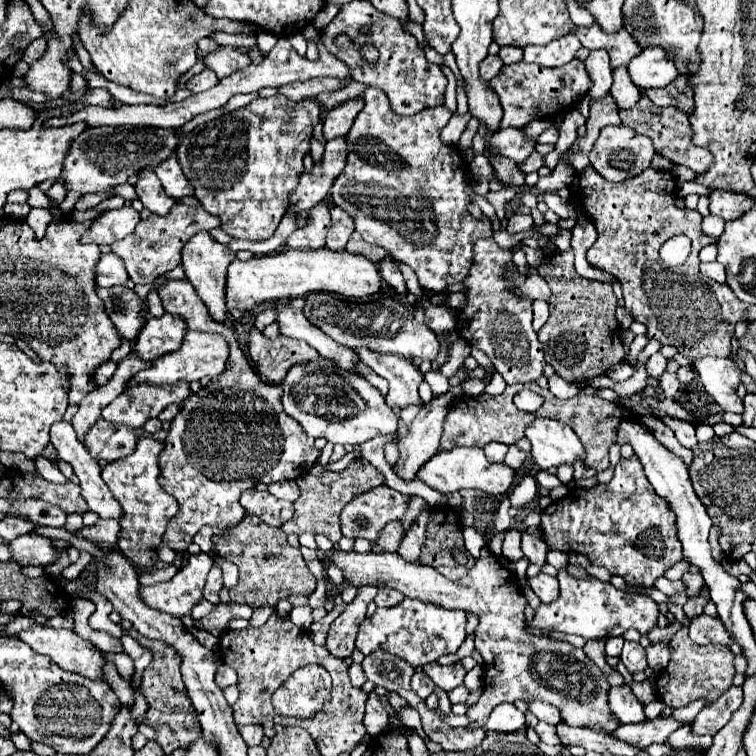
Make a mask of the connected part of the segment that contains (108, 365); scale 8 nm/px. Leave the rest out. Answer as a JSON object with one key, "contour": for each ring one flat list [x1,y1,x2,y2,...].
{"contour":[[103,362,101,366,97,366,97,372,95,372,95,376,93,376,93,380,95,380,95,384,105,384,107,380,109,380,109,376,113,376,113,368,117,368,117,364,115,362]]}

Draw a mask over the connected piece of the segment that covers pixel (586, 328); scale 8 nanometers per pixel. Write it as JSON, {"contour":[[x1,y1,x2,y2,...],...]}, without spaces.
{"contour":[[573,250,547,252,537,272,551,288,547,300,549,320,537,334,539,342,545,346,545,362,555,368,555,374,563,380,591,380,623,362,625,350,615,318,617,298,611,284,579,276,573,266]]}

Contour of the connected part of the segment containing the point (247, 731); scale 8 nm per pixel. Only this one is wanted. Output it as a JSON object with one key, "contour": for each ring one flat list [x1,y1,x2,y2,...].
{"contour":[[239,726,239,734,247,746,257,746,263,740,263,726]]}

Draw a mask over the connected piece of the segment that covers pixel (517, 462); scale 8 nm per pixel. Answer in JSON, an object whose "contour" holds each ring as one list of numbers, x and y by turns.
{"contour":[[509,446,509,452,507,452,507,456,505,456,505,464,507,464,507,466,519,470,519,468,525,464,525,460,527,460,527,454,525,454,523,450,519,450,517,446]]}

